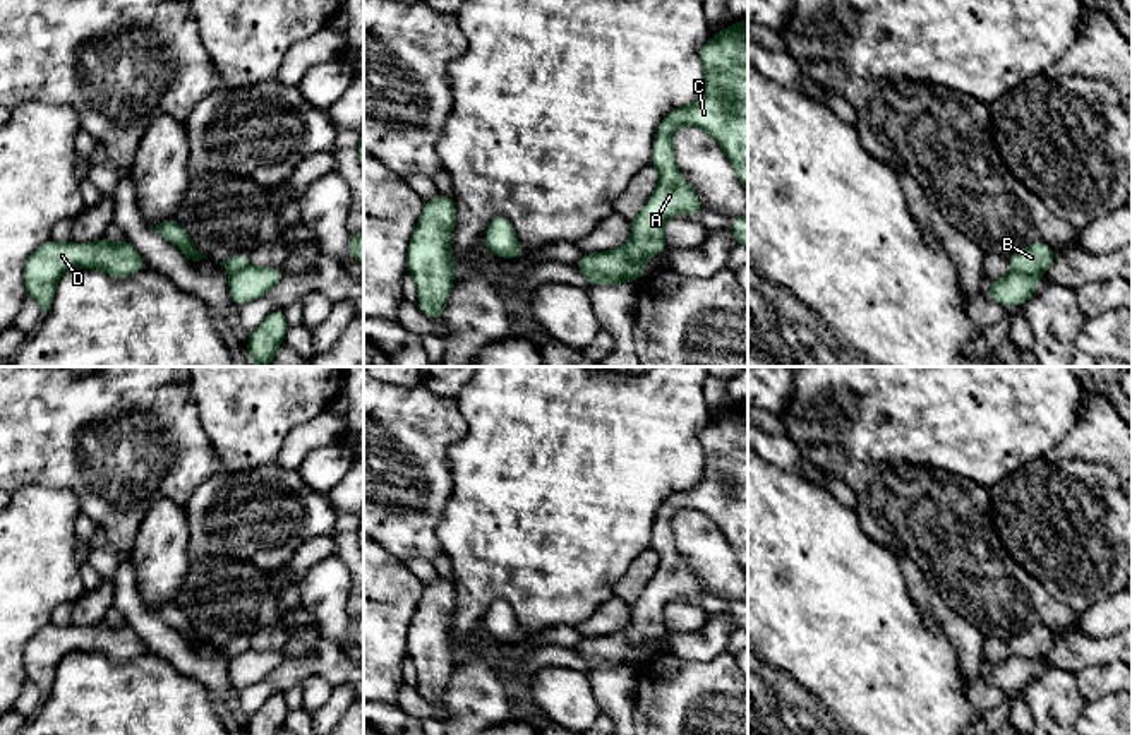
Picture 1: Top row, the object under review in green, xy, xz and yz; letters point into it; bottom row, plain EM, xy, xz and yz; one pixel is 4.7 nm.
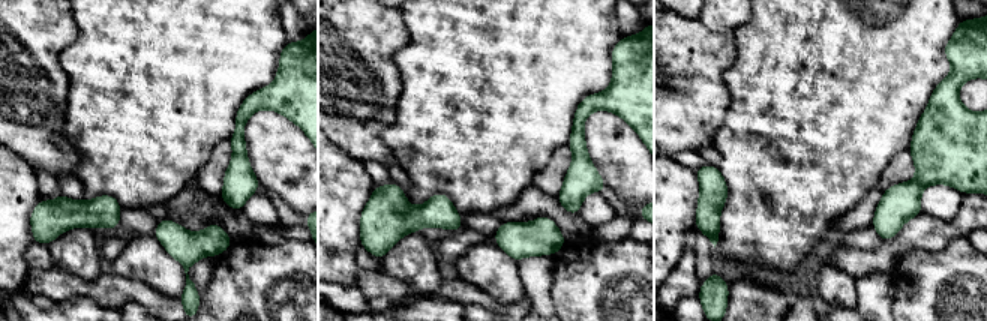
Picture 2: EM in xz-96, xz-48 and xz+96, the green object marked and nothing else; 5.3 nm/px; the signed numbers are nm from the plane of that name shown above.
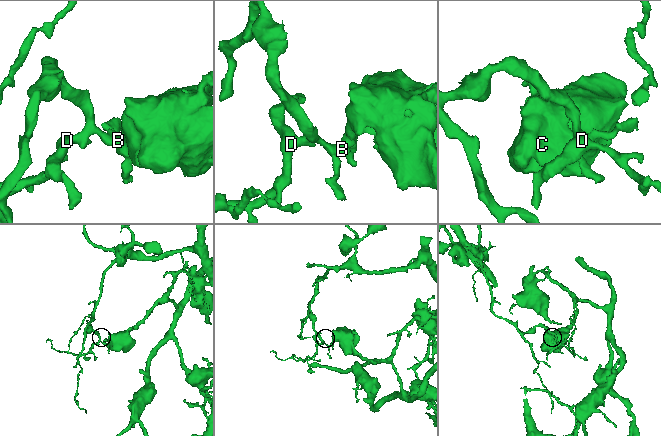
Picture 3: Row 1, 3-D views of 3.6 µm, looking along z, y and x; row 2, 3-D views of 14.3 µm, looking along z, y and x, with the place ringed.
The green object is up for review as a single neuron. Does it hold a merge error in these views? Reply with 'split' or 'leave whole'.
split

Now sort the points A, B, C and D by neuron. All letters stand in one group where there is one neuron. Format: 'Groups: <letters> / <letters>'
Groups: A C / B D

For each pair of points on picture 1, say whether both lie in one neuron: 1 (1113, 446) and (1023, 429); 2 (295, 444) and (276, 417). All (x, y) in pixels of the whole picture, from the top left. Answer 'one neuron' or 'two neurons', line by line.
1: two neurons
2: two neurons

